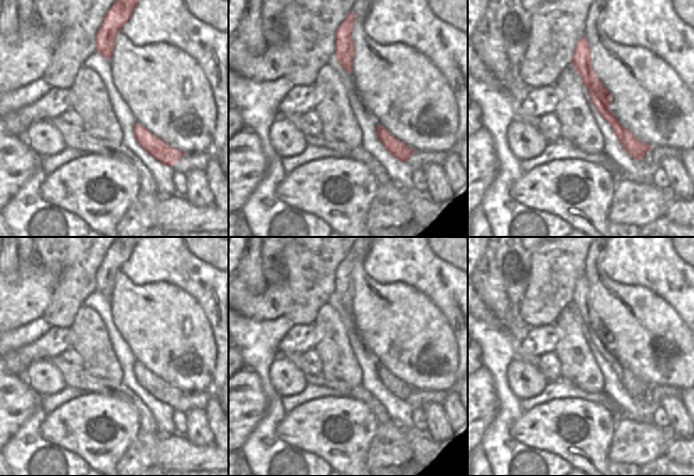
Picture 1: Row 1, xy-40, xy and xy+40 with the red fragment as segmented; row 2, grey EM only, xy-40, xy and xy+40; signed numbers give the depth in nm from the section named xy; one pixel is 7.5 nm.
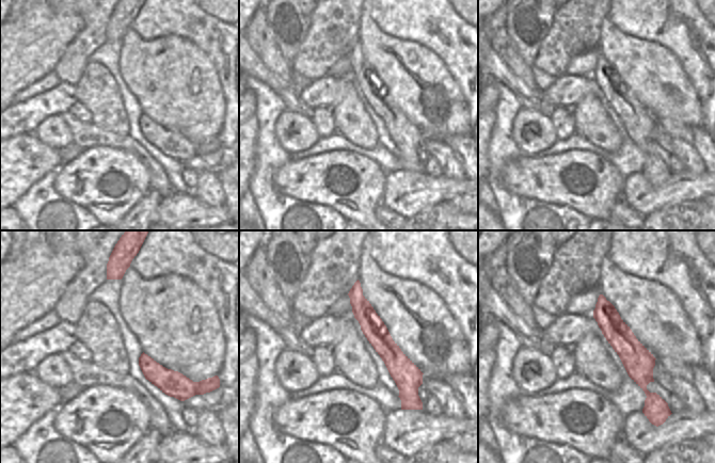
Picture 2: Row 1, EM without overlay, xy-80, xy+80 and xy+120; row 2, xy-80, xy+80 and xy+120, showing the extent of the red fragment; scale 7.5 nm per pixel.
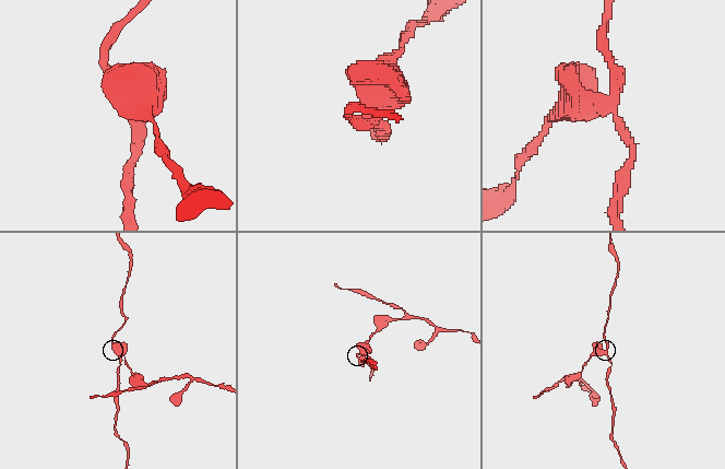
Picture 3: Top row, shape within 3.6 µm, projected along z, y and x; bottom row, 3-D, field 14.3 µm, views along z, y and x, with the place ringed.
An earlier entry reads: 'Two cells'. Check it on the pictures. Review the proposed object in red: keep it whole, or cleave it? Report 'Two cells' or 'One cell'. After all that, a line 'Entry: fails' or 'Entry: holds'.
Two cells
Entry: holds

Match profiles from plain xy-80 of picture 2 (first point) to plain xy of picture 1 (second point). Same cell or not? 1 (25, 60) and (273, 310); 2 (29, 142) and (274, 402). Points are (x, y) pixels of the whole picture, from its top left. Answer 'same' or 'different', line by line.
1: same
2: different

